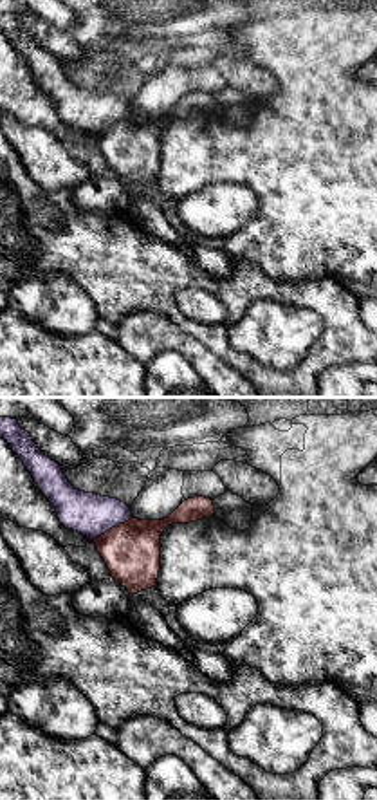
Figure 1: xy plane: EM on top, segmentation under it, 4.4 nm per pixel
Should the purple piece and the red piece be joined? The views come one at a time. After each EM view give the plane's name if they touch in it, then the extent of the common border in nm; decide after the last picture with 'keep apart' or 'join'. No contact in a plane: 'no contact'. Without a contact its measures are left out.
contact in xy; length 200 nm

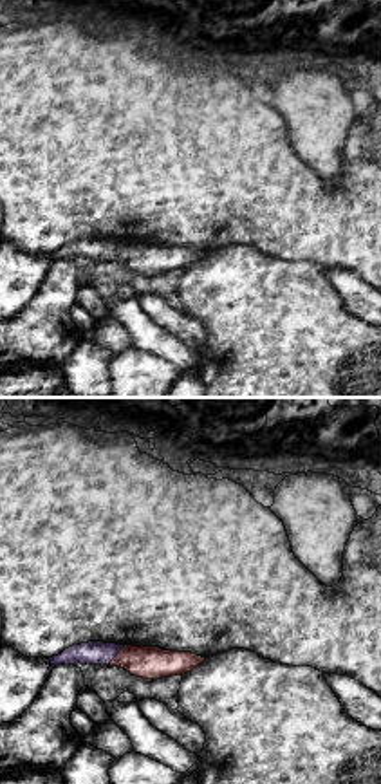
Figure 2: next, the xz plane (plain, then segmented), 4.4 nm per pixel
contact in xz; length 120 nm

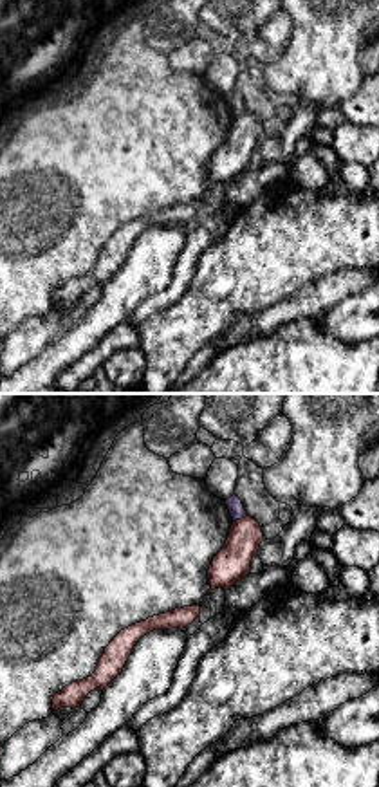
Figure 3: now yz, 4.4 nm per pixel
contact in yz; length 70 nm

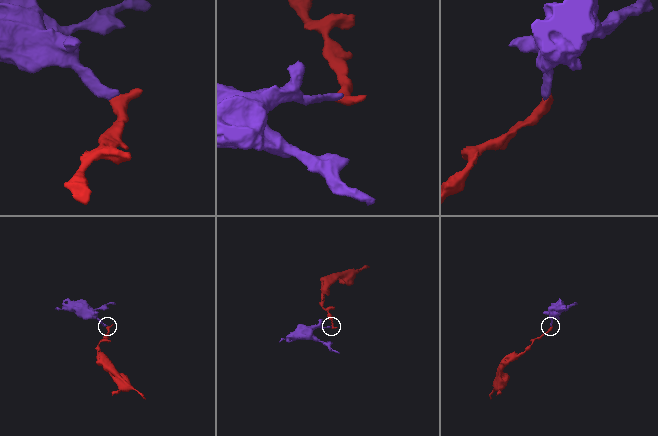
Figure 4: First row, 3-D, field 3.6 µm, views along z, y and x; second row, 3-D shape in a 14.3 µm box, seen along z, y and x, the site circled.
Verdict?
keep apart

